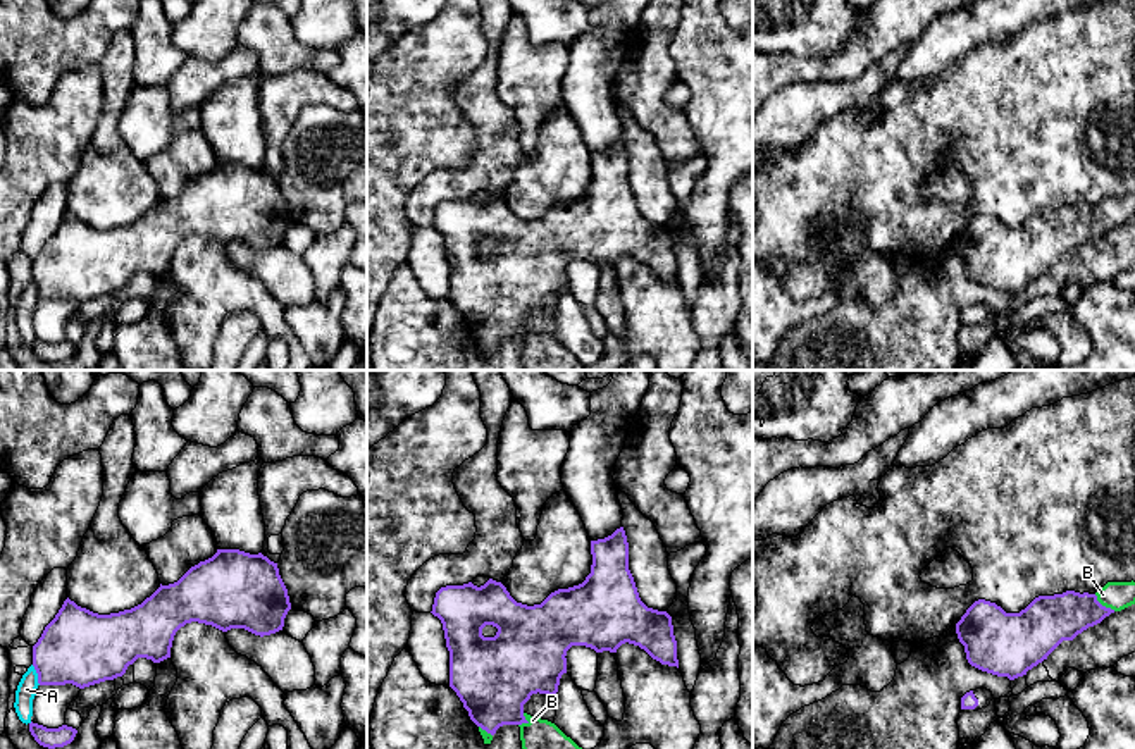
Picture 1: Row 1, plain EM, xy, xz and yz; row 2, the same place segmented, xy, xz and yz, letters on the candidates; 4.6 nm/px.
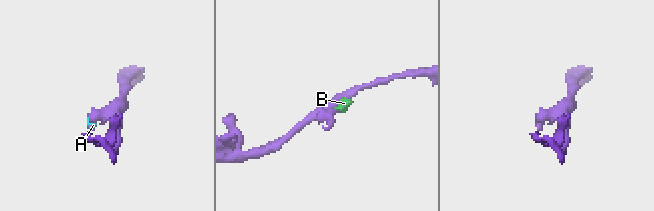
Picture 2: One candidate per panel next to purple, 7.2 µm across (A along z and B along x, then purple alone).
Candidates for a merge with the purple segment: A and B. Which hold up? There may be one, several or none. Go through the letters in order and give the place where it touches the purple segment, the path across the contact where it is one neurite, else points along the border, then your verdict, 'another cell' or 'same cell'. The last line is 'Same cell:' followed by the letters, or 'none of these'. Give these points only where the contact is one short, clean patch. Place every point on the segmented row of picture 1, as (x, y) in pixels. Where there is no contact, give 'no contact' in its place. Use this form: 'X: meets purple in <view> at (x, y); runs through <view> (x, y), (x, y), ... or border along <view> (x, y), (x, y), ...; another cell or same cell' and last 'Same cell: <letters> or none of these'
A: meets purple in xy at (38, 675); another cell
B: meets purple in yz at (1104, 606); same cell
Same cell: B

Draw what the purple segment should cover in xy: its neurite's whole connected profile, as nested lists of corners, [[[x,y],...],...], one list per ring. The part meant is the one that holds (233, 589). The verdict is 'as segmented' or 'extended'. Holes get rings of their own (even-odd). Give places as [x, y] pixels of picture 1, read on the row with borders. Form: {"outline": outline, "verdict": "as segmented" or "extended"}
{"outline": [[[217,549],[212,558],[191,566],[177,582],[160,584],[150,597],[131,610],[98,615],[67,597],[33,646],[33,666],[40,685],[72,684],[84,689],[122,677],[138,658],[153,663],[171,658],[174,635],[186,623],[198,622],[222,632],[245,628],[264,637],[282,630],[289,610],[288,589],[277,563],[262,553]]], "verdict": "as segmented"}

